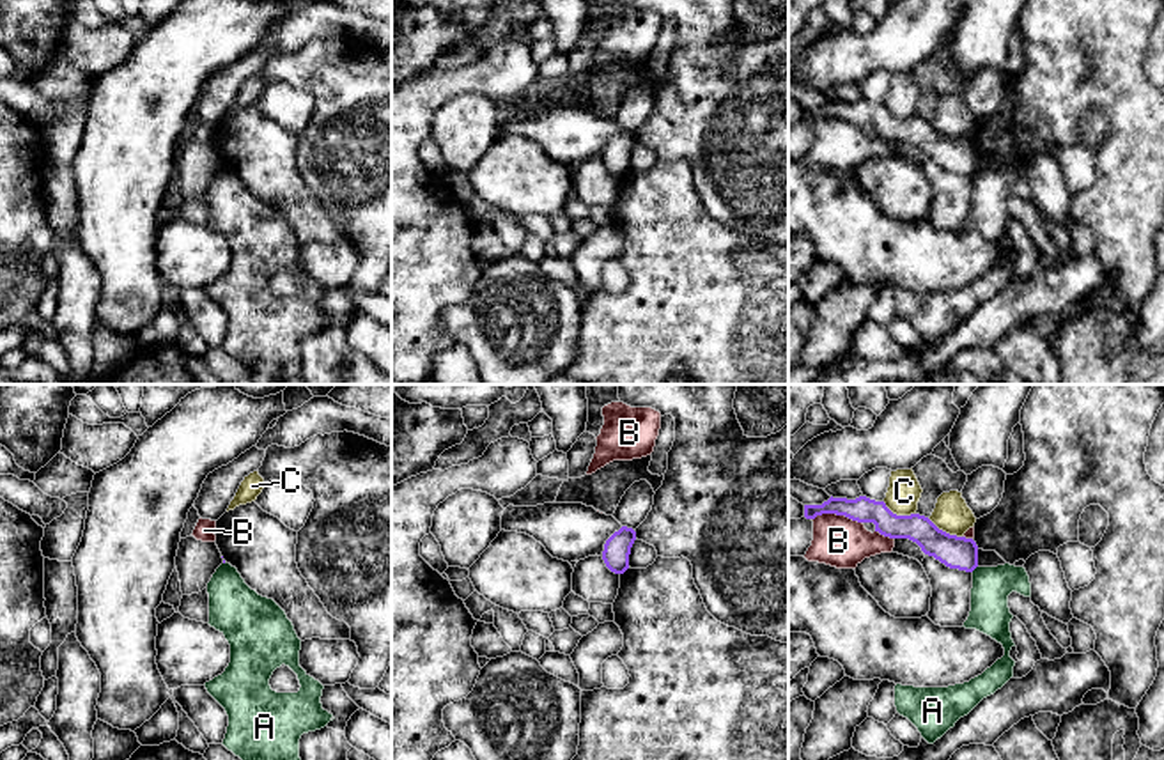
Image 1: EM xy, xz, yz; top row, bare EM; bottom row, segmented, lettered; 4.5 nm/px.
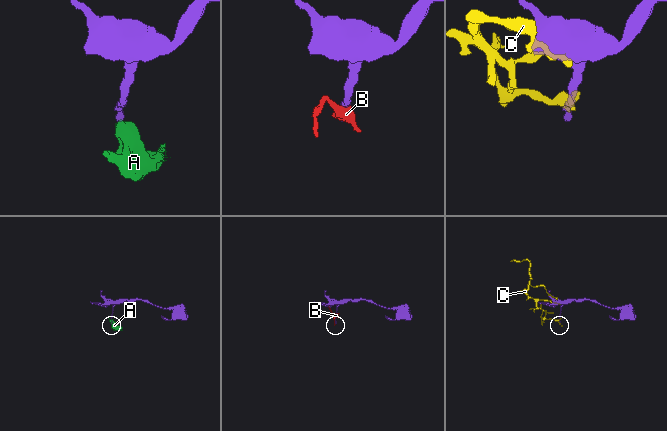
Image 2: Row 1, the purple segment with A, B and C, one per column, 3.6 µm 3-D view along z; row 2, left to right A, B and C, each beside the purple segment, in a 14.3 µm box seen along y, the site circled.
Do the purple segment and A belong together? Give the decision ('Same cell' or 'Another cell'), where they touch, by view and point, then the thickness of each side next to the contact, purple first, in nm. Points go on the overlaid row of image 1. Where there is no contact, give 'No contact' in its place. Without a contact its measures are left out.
Another cell. Touches purple at yz (973, 569). Thickness 150 nm (purple) against 180 nm

